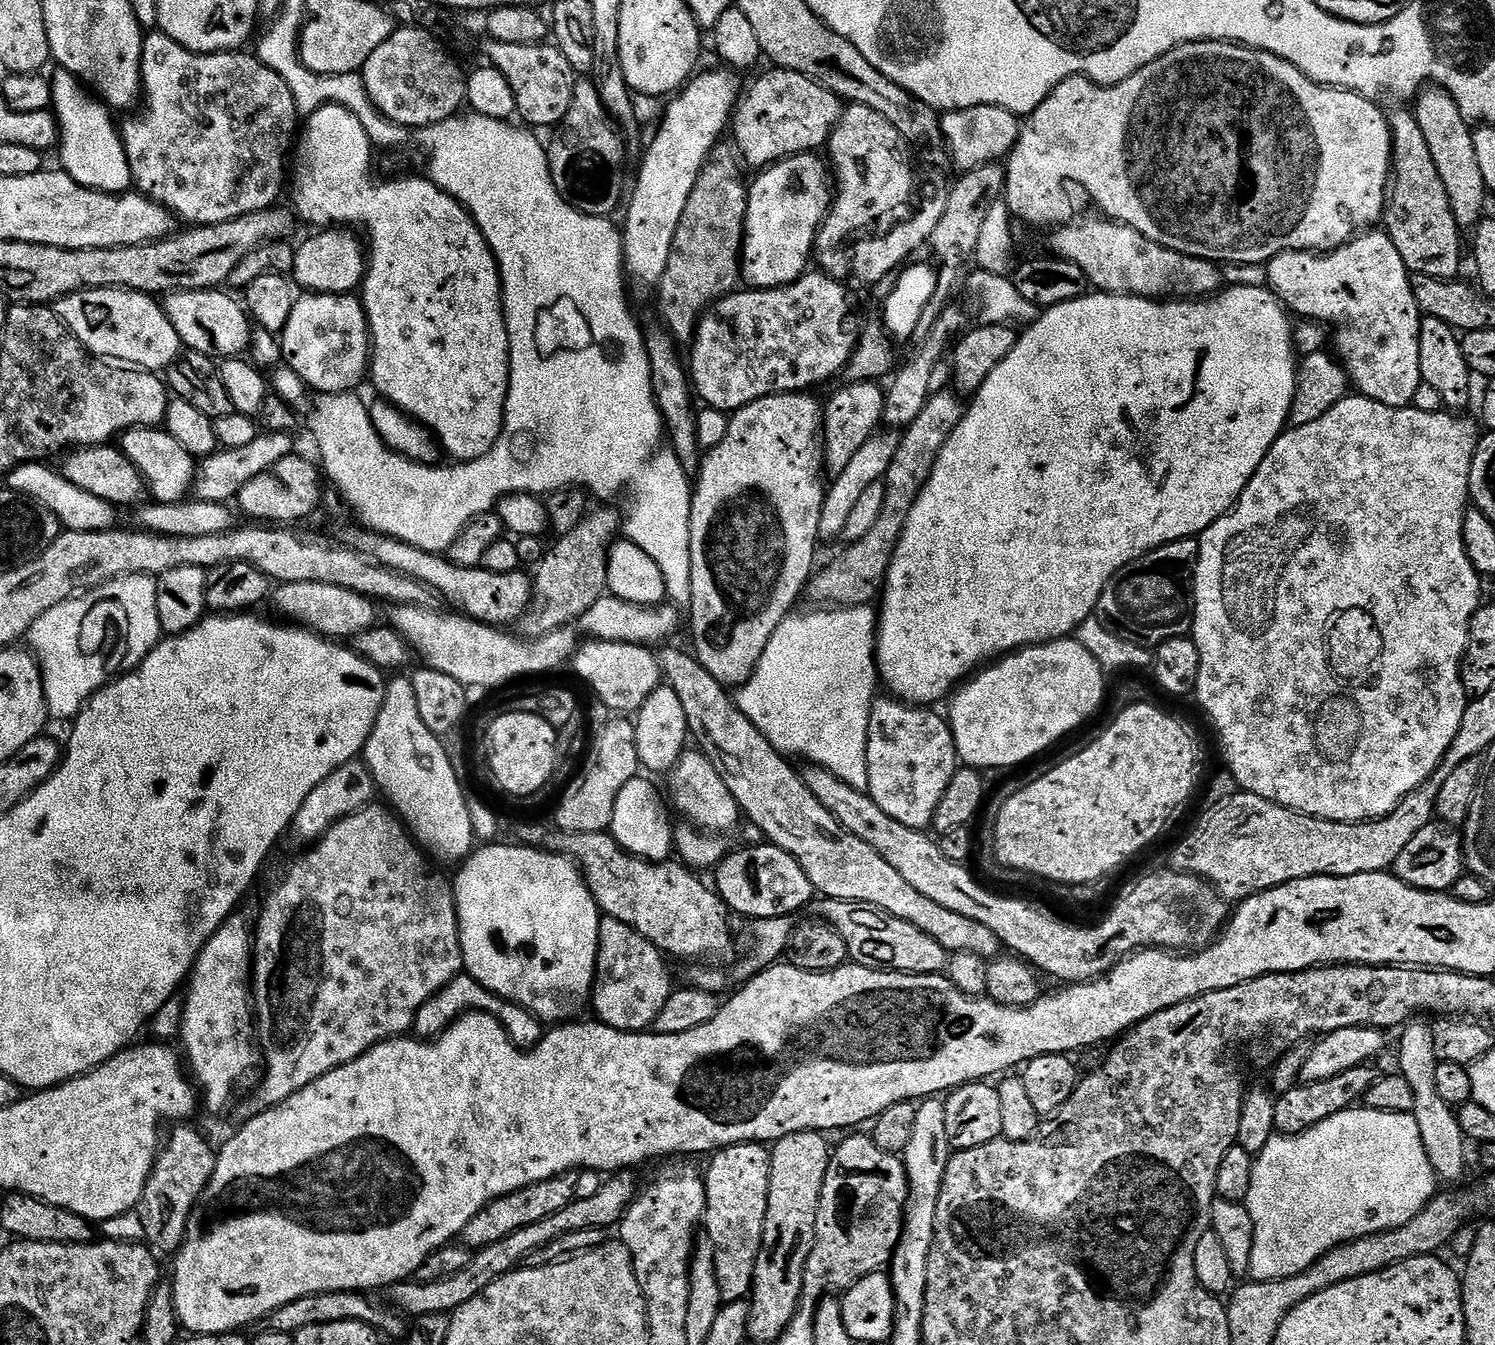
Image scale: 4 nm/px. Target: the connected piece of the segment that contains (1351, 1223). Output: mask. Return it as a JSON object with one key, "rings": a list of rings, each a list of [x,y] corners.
{"rings":[[[1353,1106],[1345,1112],[1318,1122],[1300,1136],[1274,1134],[1256,1156],[1254,1178],[1246,1201],[1250,1218],[1254,1218],[1254,1250],[1251,1279],[1290,1278],[1306,1270],[1331,1248],[1347,1240],[1402,1226],[1414,1218],[1437,1195],[1438,1177],[1426,1158],[1426,1146],[1418,1134],[1418,1122],[1406,1112],[1379,1112],[1373,1108]]]}

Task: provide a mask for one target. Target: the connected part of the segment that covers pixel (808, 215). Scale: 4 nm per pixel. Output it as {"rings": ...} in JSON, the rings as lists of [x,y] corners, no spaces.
{"rings":[[[816,154],[788,156],[768,165],[756,181],[751,181],[742,241],[742,280],[748,283],[745,285],[787,288],[809,267],[816,234],[834,199],[829,165],[827,168],[818,157]]]}

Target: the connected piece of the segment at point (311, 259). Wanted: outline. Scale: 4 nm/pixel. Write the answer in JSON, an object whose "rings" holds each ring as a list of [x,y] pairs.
{"rings":[[[332,226],[314,233],[296,248],[293,281],[305,291],[326,294],[355,293],[363,285],[366,271],[366,248],[360,245],[355,231],[344,226]]]}

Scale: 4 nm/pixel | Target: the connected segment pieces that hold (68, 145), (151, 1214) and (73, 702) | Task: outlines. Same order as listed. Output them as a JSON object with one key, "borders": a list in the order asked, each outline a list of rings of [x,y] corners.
{"borders":[[[[56,70],[56,73],[51,73],[50,79],[52,82],[52,108],[54,109],[56,123],[60,129],[60,139],[58,141],[59,167],[67,176],[74,178],[74,182],[78,182],[90,190],[113,194],[123,194],[129,191],[133,187],[130,162],[124,149],[124,139],[122,139],[118,131],[117,121],[112,121],[113,113],[108,105],[93,95],[85,85],[80,83],[79,78],[74,74]]],[[[188,1122],[177,1123],[169,1136],[167,1133],[138,1205],[144,1240],[160,1254],[175,1253],[184,1243],[188,1219],[216,1169],[217,1149],[211,1148],[207,1138],[190,1125]]],[[[115,576],[97,588],[89,588],[73,596],[71,600],[46,610],[46,614],[42,614],[42,618],[38,618],[30,626],[26,641],[29,644],[27,647],[40,662],[49,717],[53,721],[75,721],[80,715],[80,708],[91,696],[96,695],[117,676],[123,676],[140,665],[161,639],[156,581],[151,576]]]]}

